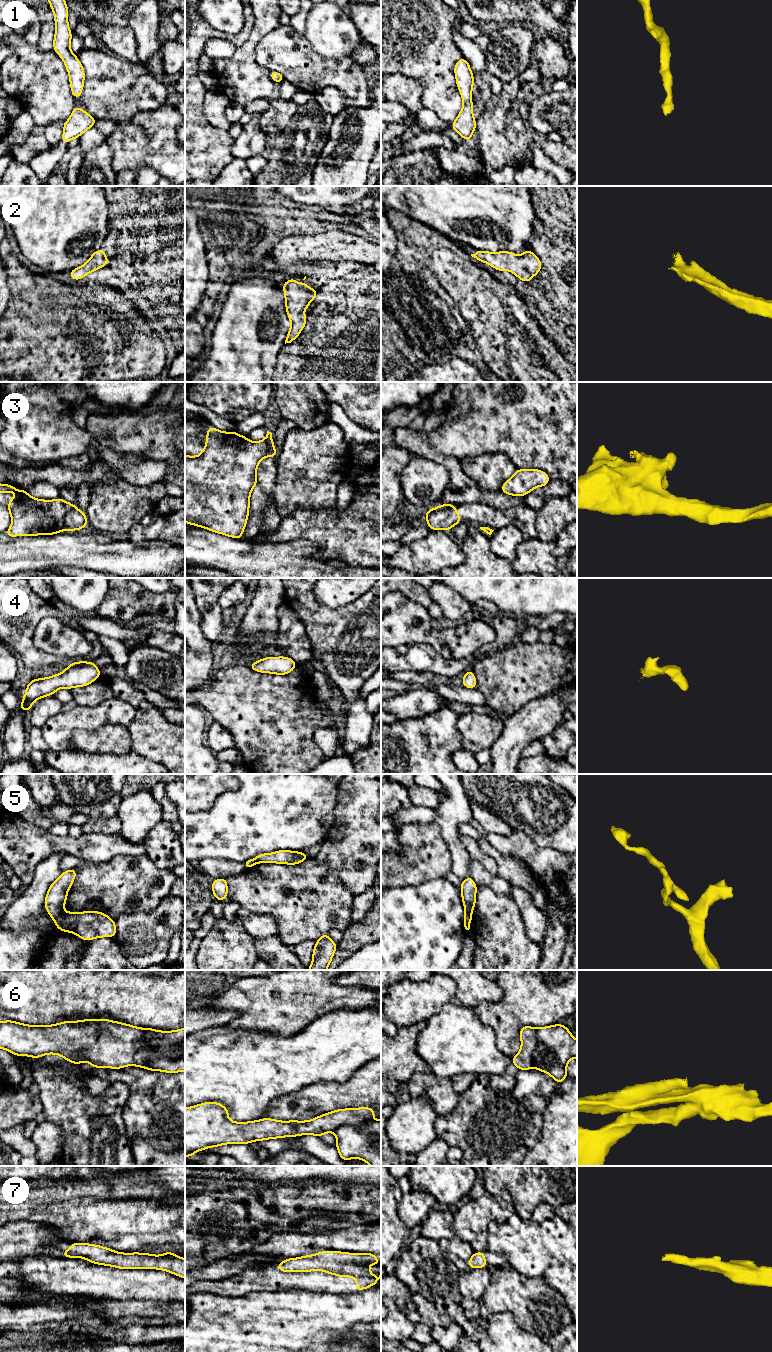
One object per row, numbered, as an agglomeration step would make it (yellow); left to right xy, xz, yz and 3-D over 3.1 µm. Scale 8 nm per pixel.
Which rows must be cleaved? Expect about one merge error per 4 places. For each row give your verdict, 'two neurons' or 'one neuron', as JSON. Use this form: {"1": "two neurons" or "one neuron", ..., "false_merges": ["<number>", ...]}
{"1": "one neuron", "2": "one neuron", "3": "two neurons", "4": "one neuron", "5": "two neurons", "6": "two neurons", "7": "one neuron", "false_merges": ["3", "5", "6"]}

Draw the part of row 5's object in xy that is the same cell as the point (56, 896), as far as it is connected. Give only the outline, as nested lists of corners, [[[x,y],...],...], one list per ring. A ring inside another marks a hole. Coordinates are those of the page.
[[[76,867],[61,873],[47,890],[44,906],[54,920],[64,911],[67,894],[76,877]]]

